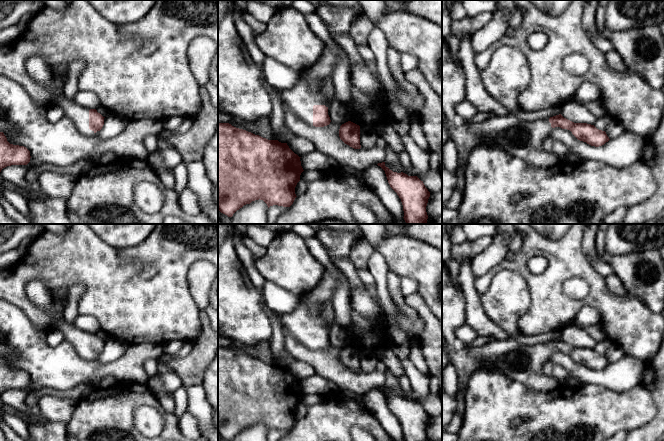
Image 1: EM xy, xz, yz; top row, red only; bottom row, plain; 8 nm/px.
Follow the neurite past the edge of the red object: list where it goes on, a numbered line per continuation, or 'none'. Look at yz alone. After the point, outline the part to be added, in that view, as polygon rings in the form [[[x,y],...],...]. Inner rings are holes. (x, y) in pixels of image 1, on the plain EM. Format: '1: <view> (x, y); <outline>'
1: yz (522, 363); [[[442,263],[442,336],[458,377],[457,409],[445,432],[457,435],[461,429],[468,380],[480,368],[495,368],[509,379],[540,392],[556,388],[555,378],[547,376],[543,370],[553,353],[549,343],[529,346],[511,338],[483,346],[470,346],[455,334],[456,329],[464,324],[464,293],[461,286],[457,288],[451,284]]]

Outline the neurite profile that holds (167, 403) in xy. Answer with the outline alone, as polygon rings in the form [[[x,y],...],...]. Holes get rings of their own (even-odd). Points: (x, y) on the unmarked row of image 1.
[[[168,392],[167,394],[157,395],[157,399],[160,402],[162,409],[167,413],[174,413],[175,402],[173,399],[173,394]]]

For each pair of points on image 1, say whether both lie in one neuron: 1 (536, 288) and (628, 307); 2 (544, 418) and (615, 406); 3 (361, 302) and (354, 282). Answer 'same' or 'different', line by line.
1: same
2: same
3: same

